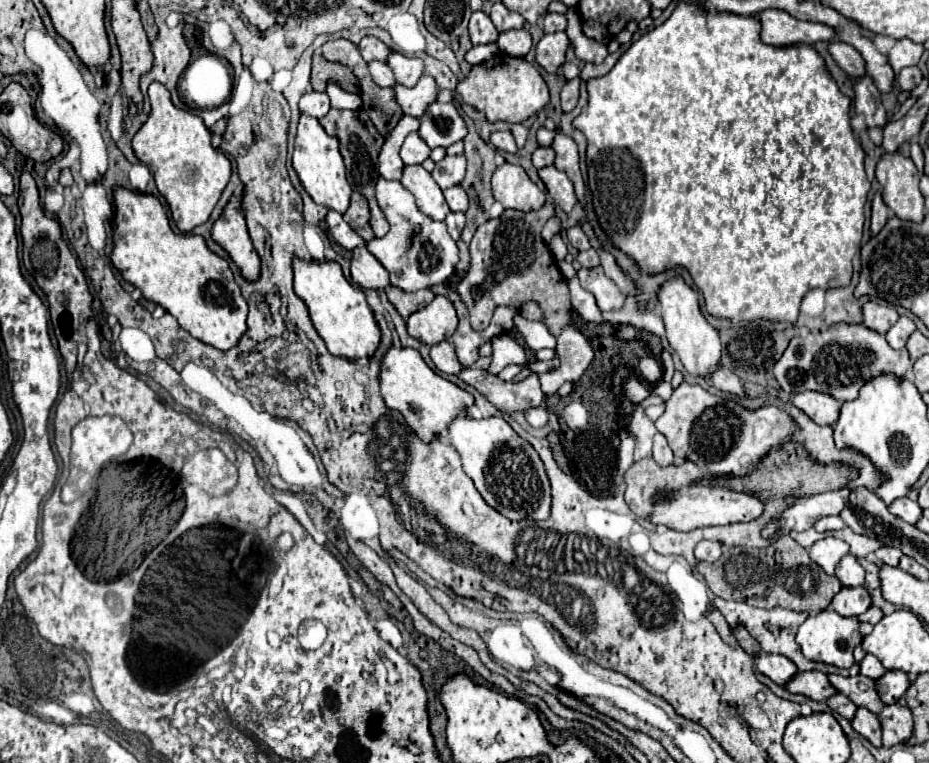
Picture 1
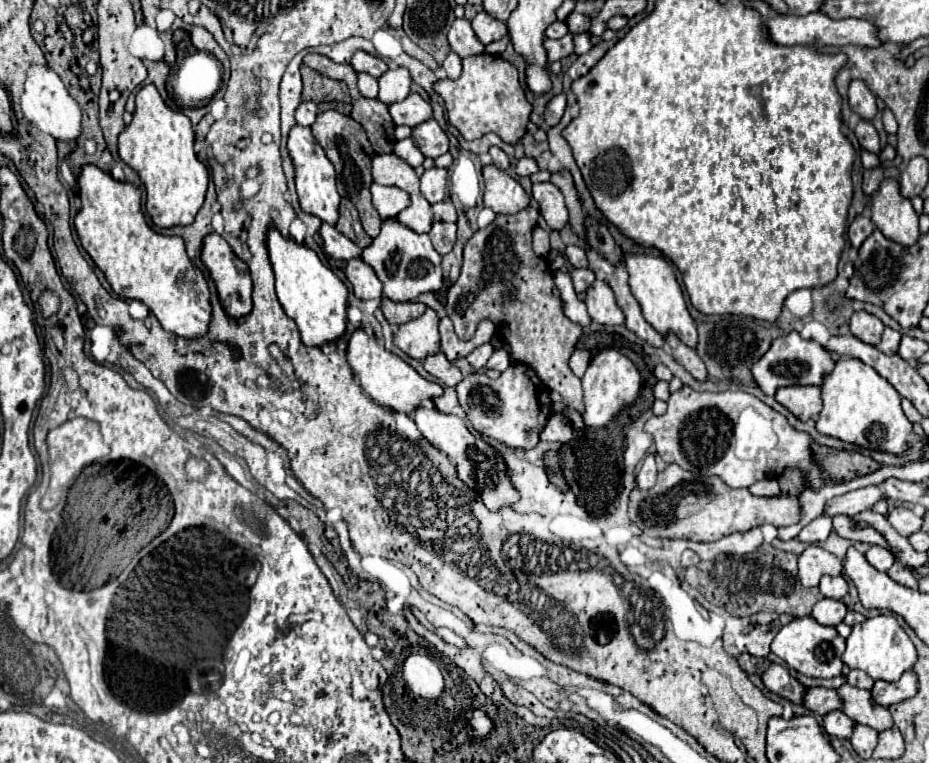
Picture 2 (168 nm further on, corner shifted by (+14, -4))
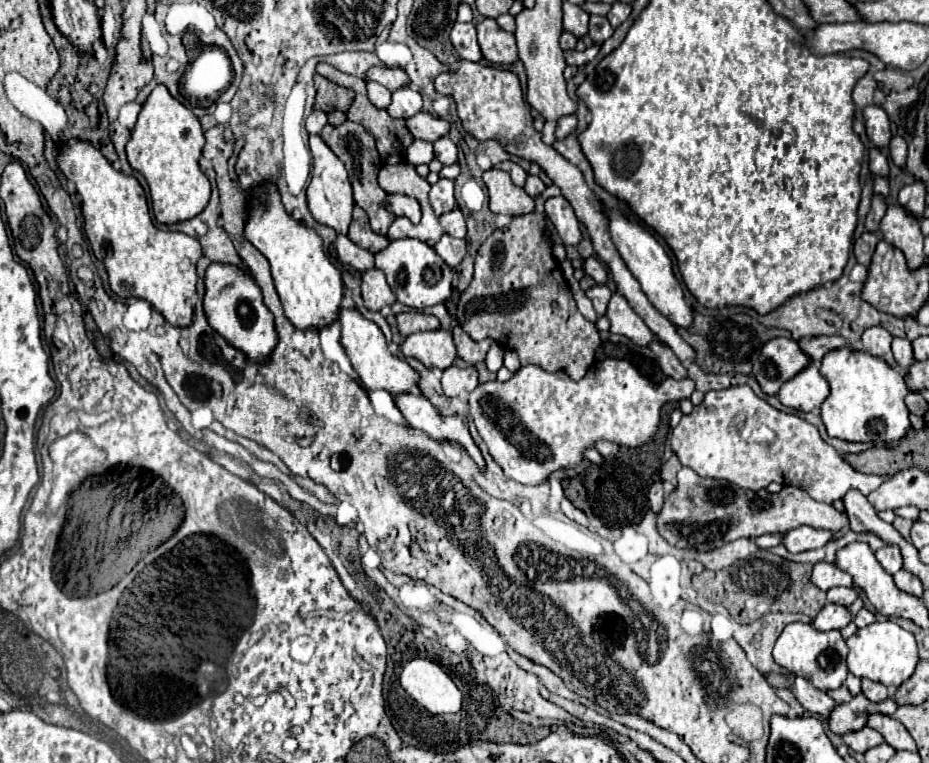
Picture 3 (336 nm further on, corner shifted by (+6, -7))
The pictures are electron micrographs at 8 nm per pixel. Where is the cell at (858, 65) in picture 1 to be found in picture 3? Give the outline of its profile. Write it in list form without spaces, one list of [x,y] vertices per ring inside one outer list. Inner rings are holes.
[[[871,104],[863,110],[863,116],[865,116],[865,128],[867,128],[867,136],[869,136],[871,144],[877,146],[879,150],[887,152],[889,140],[891,140],[891,130],[889,130],[889,118],[887,118],[885,110]]]

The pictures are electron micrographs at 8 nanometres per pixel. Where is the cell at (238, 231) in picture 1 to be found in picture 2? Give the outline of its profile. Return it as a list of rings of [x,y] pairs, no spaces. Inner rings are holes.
[[[209,233],[203,241],[201,261],[209,269],[223,309],[231,317],[247,315],[253,307],[251,303],[251,277],[245,261],[233,255],[233,249],[217,233]]]

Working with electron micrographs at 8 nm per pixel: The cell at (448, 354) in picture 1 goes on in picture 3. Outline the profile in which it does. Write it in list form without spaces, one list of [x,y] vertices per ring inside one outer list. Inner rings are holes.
[[[451,366],[447,370],[443,370],[443,378],[441,378],[441,384],[443,384],[443,392],[445,396],[459,396],[463,392],[473,392],[477,388],[477,370],[473,366],[467,366],[467,368],[457,368],[457,366]]]

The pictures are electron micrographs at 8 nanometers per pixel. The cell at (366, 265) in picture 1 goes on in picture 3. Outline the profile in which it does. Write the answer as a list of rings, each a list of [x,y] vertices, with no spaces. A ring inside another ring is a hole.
[[[377,268],[363,272],[361,296],[365,300],[365,306],[373,312],[379,312],[383,306],[393,306],[397,300],[395,294],[389,290],[385,274]]]

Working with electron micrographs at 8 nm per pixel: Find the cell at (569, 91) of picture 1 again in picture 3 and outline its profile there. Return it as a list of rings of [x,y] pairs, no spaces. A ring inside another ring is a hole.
[[[575,114],[563,116],[563,118],[557,122],[557,132],[555,132],[557,140],[563,140],[563,138],[567,138],[569,134],[573,134],[575,128],[577,128],[577,116],[575,116]]]

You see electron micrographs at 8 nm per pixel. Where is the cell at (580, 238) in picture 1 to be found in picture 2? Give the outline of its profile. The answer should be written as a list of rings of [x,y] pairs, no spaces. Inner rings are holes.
[[[567,245],[565,247],[565,255],[567,259],[571,261],[573,267],[587,267],[587,257],[585,257],[585,251],[577,245]]]

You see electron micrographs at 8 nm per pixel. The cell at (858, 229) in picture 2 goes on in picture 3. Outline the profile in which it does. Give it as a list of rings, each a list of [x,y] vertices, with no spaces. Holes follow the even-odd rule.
[[[863,232],[863,236],[857,238],[855,244],[853,244],[853,254],[857,258],[857,264],[869,268],[869,262],[871,262],[871,256],[875,252],[875,246],[877,246],[877,236],[871,234],[871,232]]]

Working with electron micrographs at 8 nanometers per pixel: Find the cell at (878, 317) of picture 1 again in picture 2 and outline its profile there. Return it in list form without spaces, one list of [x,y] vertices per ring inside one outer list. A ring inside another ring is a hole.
[[[855,311],[851,315],[851,333],[861,339],[863,343],[869,343],[869,345],[877,345],[879,343],[879,337],[883,333],[883,323],[881,319],[877,319],[875,315],[867,313],[867,311]]]

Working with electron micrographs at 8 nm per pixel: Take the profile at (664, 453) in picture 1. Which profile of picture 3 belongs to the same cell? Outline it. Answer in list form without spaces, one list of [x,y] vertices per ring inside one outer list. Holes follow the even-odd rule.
[[[655,482],[651,486],[651,490],[649,490],[649,502],[651,502],[651,510],[655,514],[659,514],[661,506],[663,506],[663,486],[661,486],[661,482]]]

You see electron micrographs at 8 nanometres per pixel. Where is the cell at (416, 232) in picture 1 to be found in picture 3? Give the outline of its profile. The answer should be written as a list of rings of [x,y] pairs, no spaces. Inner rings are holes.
[[[401,238],[393,240],[385,250],[375,254],[375,268],[383,270],[397,300],[409,308],[423,310],[445,302],[451,296],[453,270],[441,260],[441,256],[421,240]]]

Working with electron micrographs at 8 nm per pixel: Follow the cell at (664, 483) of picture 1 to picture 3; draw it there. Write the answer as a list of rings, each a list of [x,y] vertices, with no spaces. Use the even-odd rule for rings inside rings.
[[[689,468],[679,470],[679,486],[665,500],[663,510],[657,514],[657,528],[661,536],[677,546],[691,550],[713,550],[729,544],[737,538],[757,538],[763,534],[785,534],[799,526],[811,526],[817,530],[839,530],[849,524],[847,514],[835,510],[831,504],[817,502],[801,488],[783,486],[781,492],[771,494],[767,490],[741,490],[731,482],[701,478]]]

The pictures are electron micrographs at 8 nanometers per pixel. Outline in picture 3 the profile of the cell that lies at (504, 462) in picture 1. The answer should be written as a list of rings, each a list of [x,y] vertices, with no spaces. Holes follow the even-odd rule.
[[[405,392],[399,396],[395,394],[393,400],[409,426],[423,430],[435,440],[453,440],[463,444],[469,456],[483,468],[483,456],[469,436],[465,416],[441,416],[425,396],[413,392]]]

